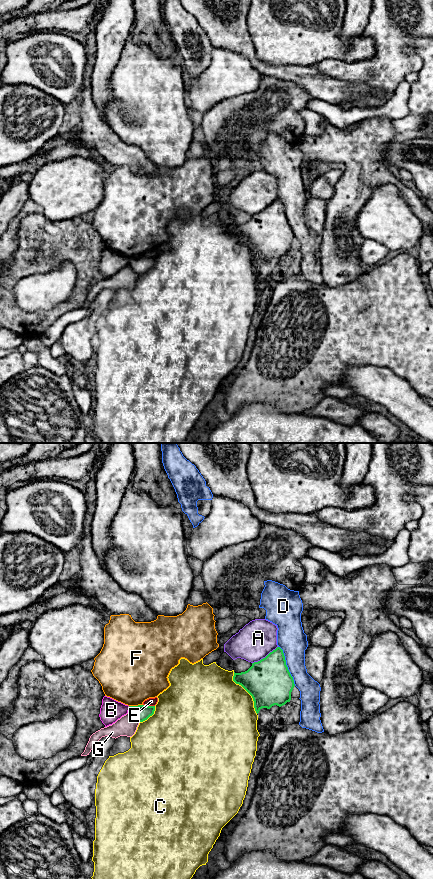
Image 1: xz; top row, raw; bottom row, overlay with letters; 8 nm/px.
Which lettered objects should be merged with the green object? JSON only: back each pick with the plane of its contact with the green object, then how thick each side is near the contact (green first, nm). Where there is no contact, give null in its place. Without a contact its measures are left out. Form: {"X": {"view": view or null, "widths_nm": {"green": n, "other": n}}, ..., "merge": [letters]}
{"merge": []}

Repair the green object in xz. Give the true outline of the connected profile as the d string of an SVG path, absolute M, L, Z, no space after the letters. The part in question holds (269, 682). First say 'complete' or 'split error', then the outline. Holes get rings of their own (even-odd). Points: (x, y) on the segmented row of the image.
complete | M280 647L252 663L247 671L234 672L233 681L252 696L257 714L262 708L270 709L274 705L281 707L290 702L295 686Z

